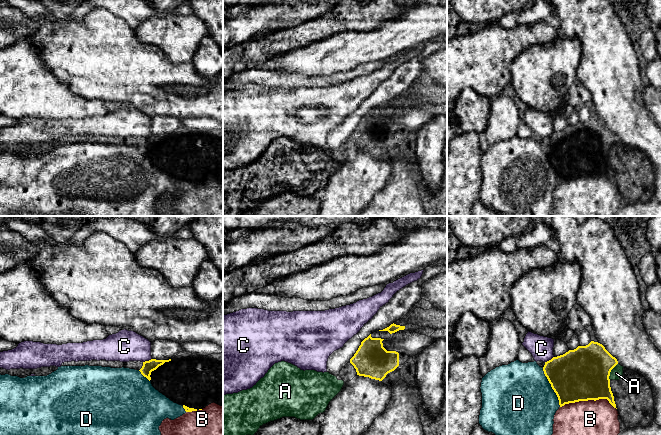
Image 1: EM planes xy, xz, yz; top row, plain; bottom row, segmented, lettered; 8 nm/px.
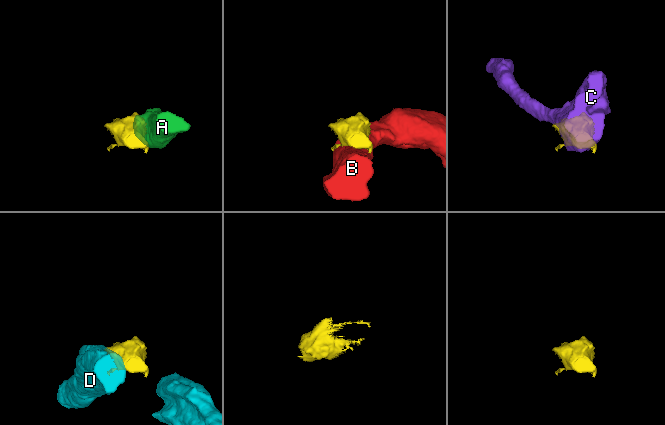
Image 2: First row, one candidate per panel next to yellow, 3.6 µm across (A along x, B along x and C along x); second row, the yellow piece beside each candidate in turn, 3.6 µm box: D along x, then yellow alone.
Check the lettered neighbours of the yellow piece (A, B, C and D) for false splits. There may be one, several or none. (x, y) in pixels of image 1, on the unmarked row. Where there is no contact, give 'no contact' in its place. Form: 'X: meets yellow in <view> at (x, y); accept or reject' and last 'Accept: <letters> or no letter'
A: meets yellow in yz at (610, 147); reject
B: meets yellow in yz at (588, 175); reject
C: meets yellow in xy at (147, 137); reject
D: meets yellow in yz at (551, 162); reject
Accept: no letter

